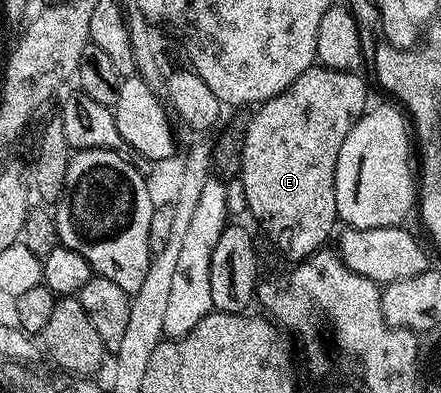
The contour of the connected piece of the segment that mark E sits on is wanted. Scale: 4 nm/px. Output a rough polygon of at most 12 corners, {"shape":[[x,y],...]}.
{"shape":[[313,66],[254,109],[250,218],[291,262],[339,220],[335,171],[369,107]]}

